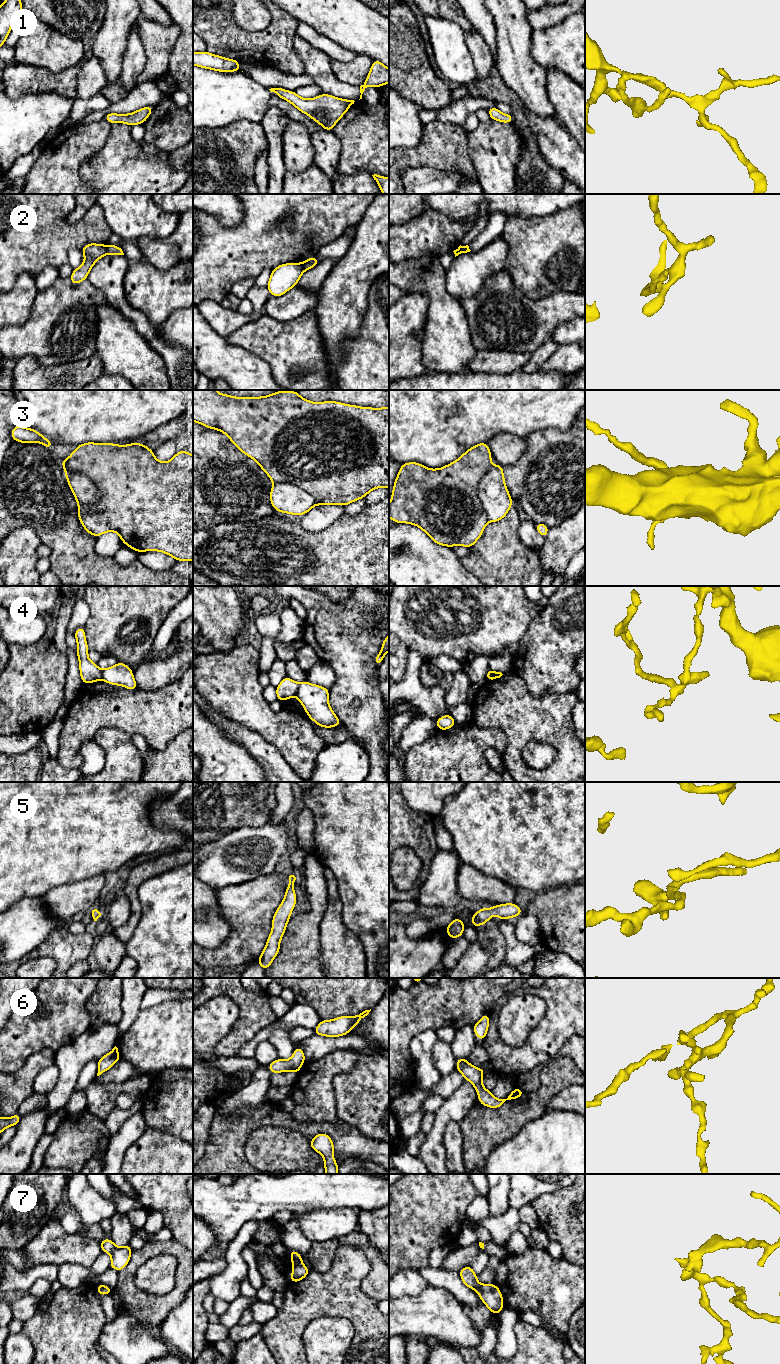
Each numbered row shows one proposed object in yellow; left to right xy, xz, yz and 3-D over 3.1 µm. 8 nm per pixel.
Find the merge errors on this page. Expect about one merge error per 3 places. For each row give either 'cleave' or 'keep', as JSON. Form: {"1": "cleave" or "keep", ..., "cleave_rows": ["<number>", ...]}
{"1": "keep", "2": "cleave", "3": "cleave", "4": "cleave", "5": "keep", "6": "keep", "7": "cleave", "cleave_rows": ["2", "3", "4", "7"]}

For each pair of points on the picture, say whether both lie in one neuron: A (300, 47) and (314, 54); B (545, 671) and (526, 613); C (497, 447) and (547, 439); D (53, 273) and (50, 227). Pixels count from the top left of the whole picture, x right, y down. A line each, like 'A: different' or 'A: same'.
A: same
B: different
C: different
D: different

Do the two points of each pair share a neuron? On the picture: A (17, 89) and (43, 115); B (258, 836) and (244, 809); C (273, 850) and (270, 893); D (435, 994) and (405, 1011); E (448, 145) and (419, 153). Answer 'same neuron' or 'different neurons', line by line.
A: different neurons
B: different neurons
C: different neurons
D: same neuron
E: same neuron

